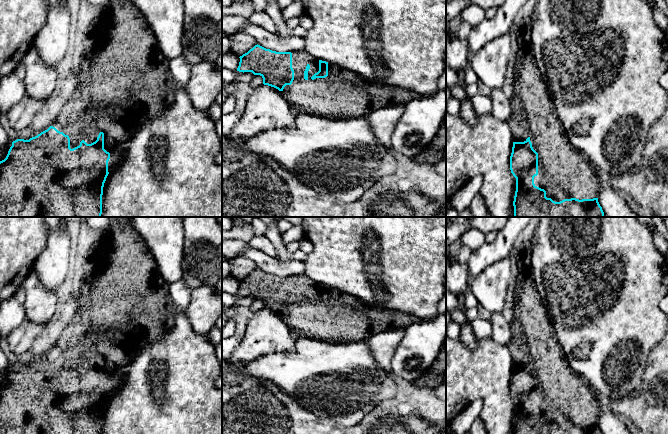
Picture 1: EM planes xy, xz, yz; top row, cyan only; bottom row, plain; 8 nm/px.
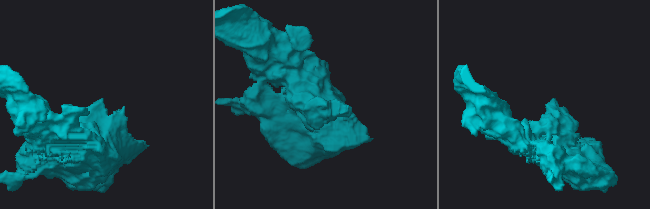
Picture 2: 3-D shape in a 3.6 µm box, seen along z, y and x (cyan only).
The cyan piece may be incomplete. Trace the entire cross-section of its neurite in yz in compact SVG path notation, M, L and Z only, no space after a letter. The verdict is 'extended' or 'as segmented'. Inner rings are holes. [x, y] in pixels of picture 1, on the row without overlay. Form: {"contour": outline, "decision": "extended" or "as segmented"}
{"contour": "M530 272L519 273L514 290L514 301L512 339L508 345L513 360L510 394L516 402L514 434L602 434L598 419L603 403L589 383L570 368Z", "decision": "extended"}

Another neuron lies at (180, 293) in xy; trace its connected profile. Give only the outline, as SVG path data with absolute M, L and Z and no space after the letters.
M181 279L169 284L169 295L178 311L185 311L191 301L191 289Z

